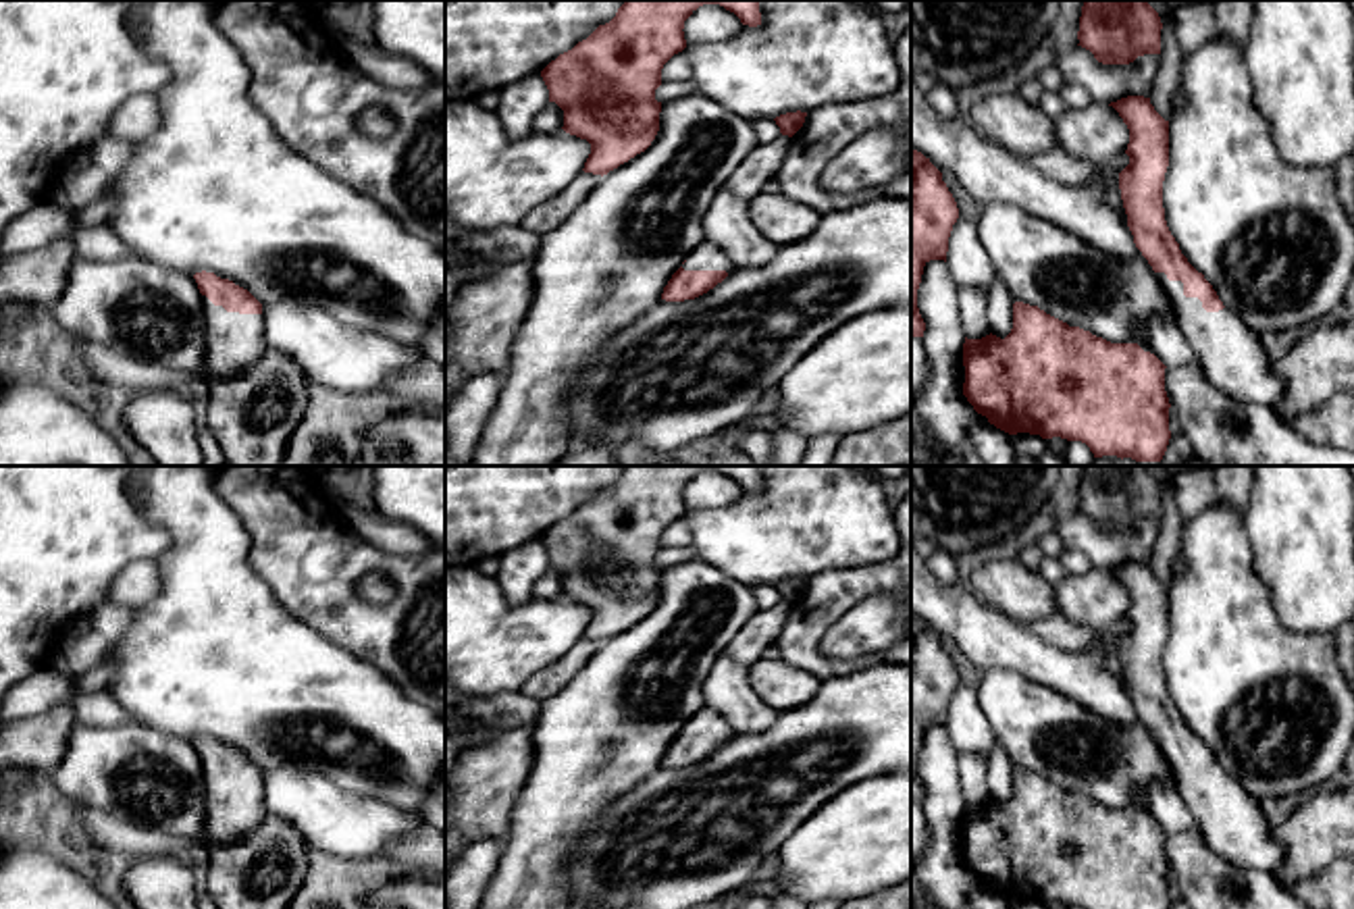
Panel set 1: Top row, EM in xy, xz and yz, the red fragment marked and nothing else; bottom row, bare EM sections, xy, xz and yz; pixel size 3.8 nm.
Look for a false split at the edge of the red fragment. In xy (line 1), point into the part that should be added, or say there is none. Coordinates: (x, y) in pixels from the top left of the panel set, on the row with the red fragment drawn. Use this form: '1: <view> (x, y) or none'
1: xy (231, 342)

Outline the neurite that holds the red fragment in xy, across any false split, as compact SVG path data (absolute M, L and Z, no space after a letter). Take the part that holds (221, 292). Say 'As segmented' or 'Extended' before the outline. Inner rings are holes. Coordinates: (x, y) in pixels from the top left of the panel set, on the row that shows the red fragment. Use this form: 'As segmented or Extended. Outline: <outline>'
Extended. Outline: M214 272L193 275L204 304L206 385L235 379L268 347L262 304L243 287Z

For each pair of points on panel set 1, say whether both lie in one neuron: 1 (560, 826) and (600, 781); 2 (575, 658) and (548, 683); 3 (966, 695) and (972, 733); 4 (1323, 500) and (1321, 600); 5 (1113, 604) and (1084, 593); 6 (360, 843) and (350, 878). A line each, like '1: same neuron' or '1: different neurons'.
1: same neuron
2: same neuron
3: same neuron
4: same neuron
5: same neuron
6: different neurons

